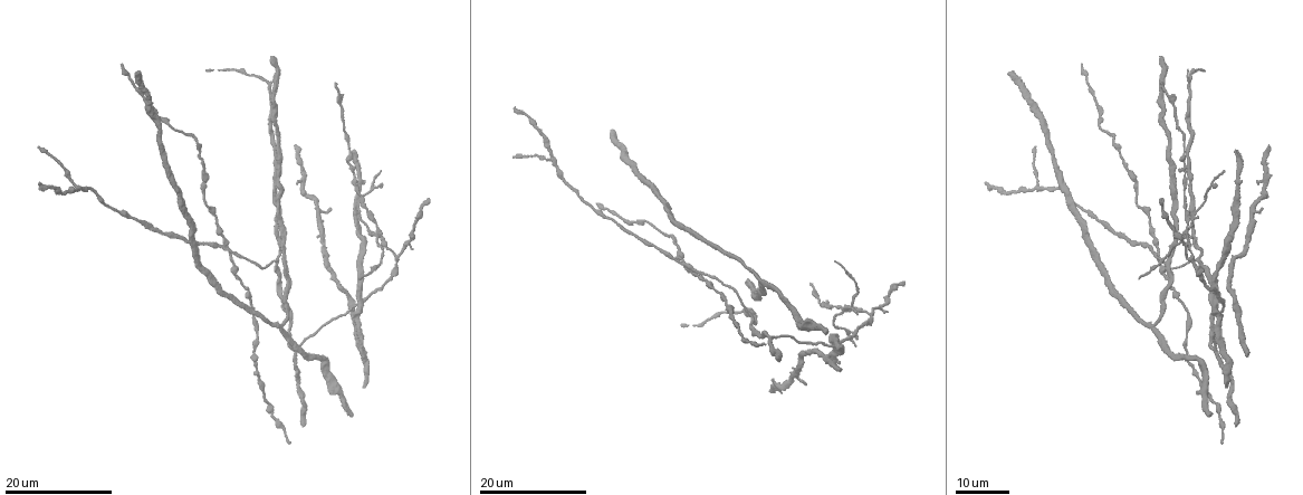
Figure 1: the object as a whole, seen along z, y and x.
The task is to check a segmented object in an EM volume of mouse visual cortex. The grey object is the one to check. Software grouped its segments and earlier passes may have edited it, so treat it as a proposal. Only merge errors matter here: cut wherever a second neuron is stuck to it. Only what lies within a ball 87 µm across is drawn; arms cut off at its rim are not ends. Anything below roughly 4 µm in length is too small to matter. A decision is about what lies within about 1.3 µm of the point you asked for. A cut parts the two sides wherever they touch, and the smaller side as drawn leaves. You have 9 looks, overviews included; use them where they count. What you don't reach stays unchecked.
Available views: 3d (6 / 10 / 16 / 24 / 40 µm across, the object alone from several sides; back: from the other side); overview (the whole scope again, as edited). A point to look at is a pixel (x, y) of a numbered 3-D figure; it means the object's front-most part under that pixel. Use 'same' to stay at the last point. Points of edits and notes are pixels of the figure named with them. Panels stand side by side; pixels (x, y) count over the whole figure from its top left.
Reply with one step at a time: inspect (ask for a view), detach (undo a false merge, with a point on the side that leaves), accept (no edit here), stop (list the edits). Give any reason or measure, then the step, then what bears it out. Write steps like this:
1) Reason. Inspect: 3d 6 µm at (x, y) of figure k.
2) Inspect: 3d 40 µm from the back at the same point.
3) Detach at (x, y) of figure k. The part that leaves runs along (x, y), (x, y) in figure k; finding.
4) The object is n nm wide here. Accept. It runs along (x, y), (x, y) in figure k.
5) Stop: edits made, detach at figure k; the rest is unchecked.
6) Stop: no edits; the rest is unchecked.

Two arms in line, one across. Inspect: 3d 16 µm at (353, 304) of figure 1.

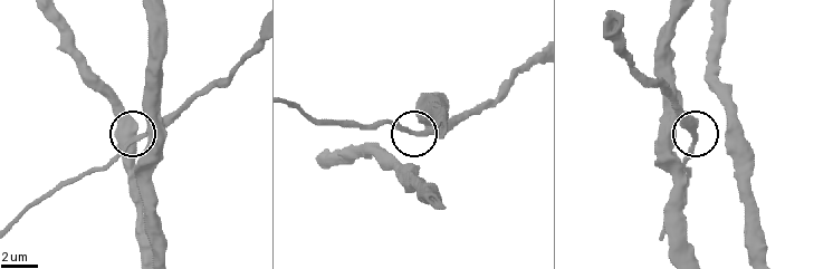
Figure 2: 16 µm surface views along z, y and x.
Closer look. Inspect: 3d 10 µm at (137, 137) of figure 2.

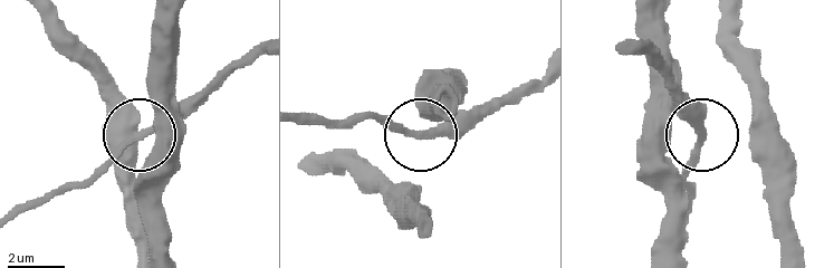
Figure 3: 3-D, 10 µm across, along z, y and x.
3 arms meet here. Accept. All the same neuron.

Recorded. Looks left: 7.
Two arms in line, one across. Inspect: 3d 24 µm at (702, 277) of figure 1.

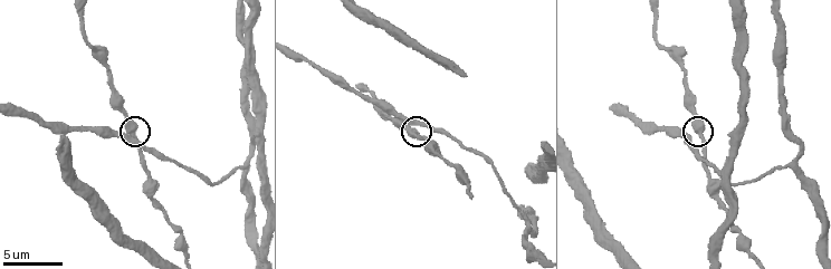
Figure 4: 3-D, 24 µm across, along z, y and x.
Zoom in. Inspect: 3d 10 µm at (133, 129) of figure 4.

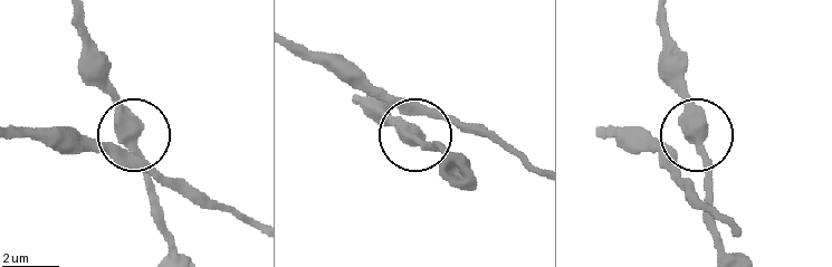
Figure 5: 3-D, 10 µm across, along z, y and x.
Accept. It runs along (732, 228), (677, 173), (691, 136), (706, 165), (706, 221) in figure 5; continuous, no second neuron.

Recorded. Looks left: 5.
Three-way junction. Inspect: 3d 16 µm at (1035, 187) of figure 1.

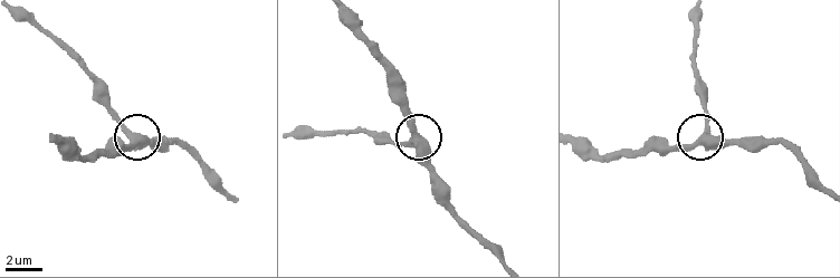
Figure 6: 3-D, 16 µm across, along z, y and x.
Closer look. Inspect: 3d 10 µm at (126, 134) of figure 6.

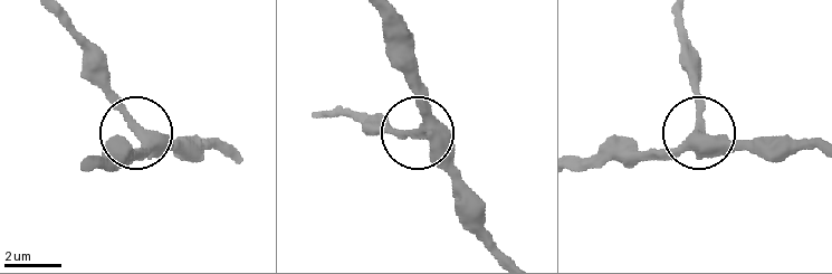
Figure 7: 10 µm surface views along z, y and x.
The side arm is 11 µm long. Accept. It runs along (505, 255), (476, 198), (420, 135), (363, 133) in figure 7; one neuron here.

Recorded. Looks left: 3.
Four-way junction. Inspect: 3d 16 µm at (754, 272) of figure 1.

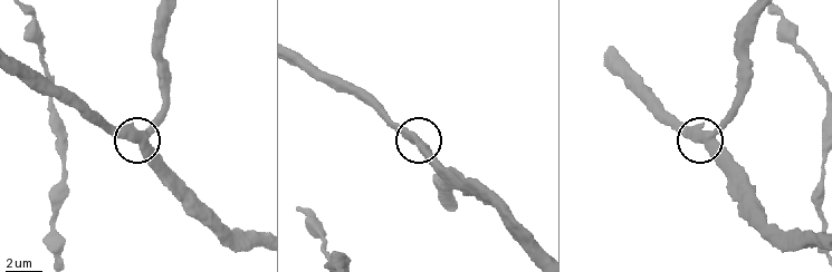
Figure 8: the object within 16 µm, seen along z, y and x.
Inspect: 3d 6 µm at (418, 139) of figure 8.

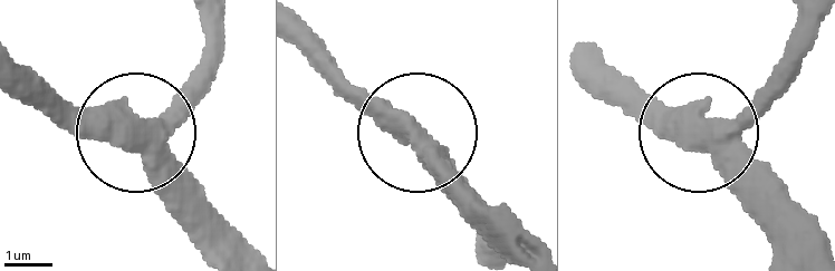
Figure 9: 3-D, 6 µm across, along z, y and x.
The side arm is 27 µm long. Accept. It runs along (819, 16), (708, 135), (767, 203) in figure 9; continuous, no second neuron.

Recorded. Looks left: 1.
Stop: no edits; the rest is unchecked.

